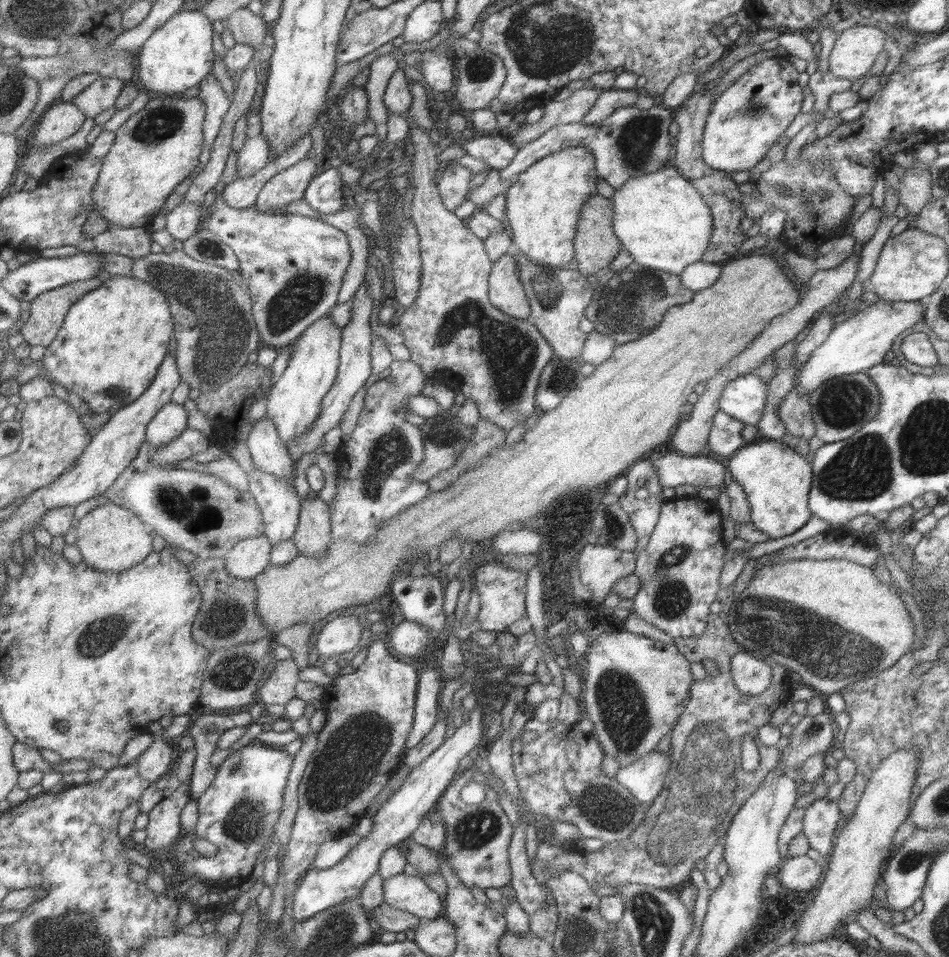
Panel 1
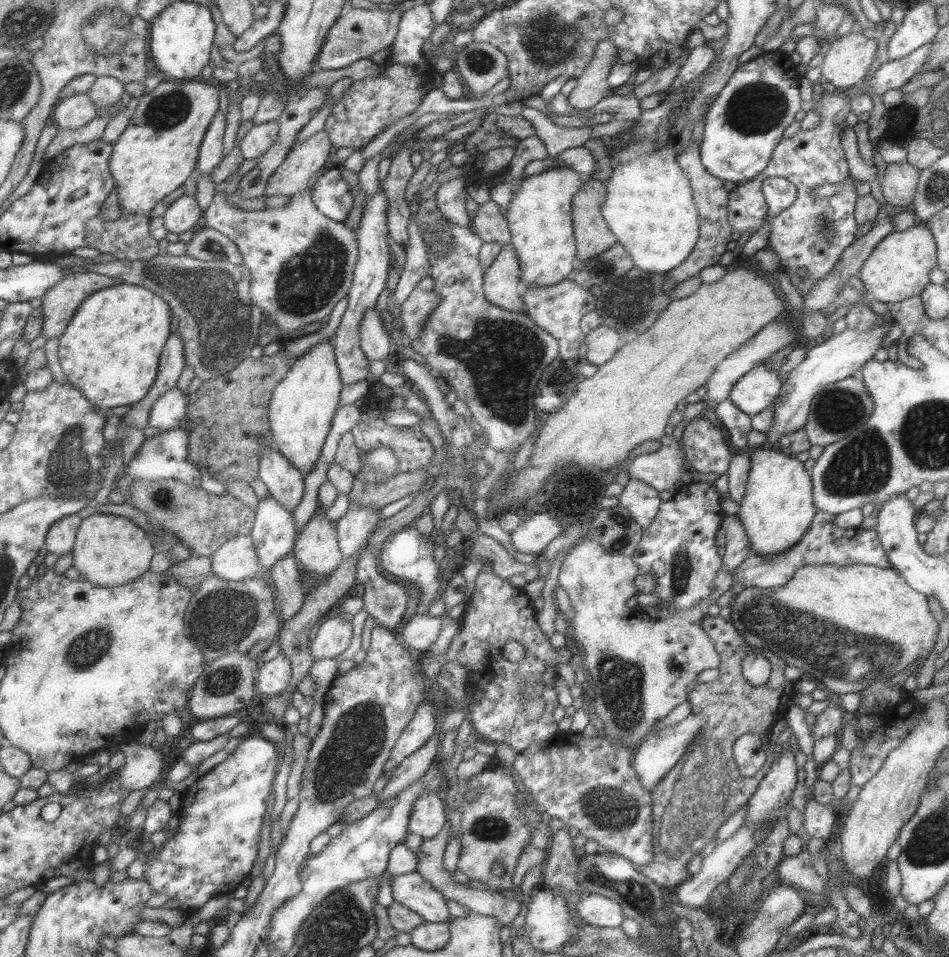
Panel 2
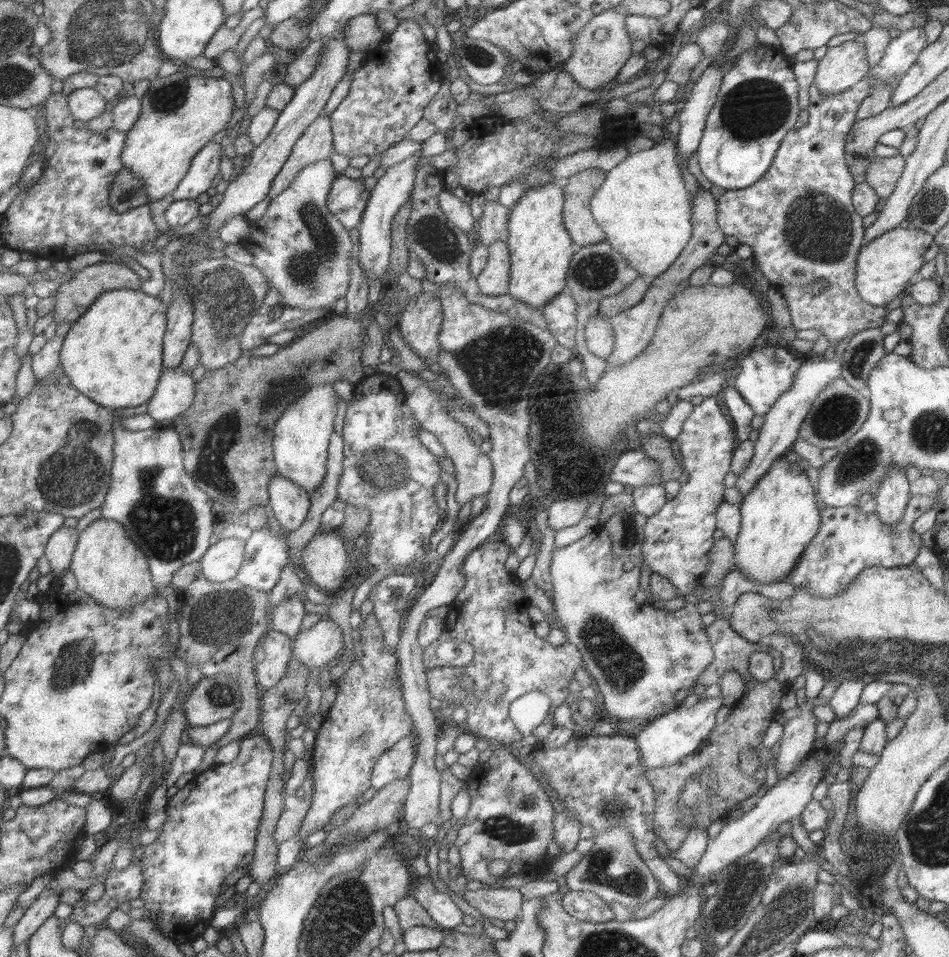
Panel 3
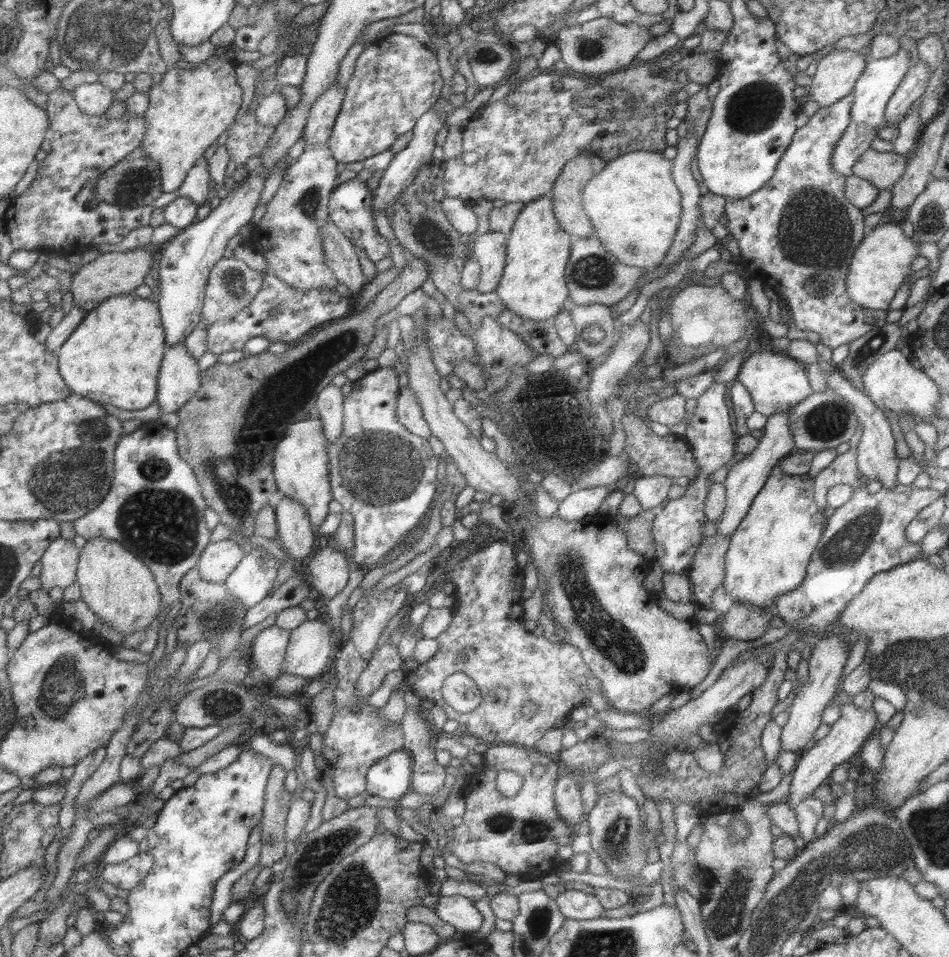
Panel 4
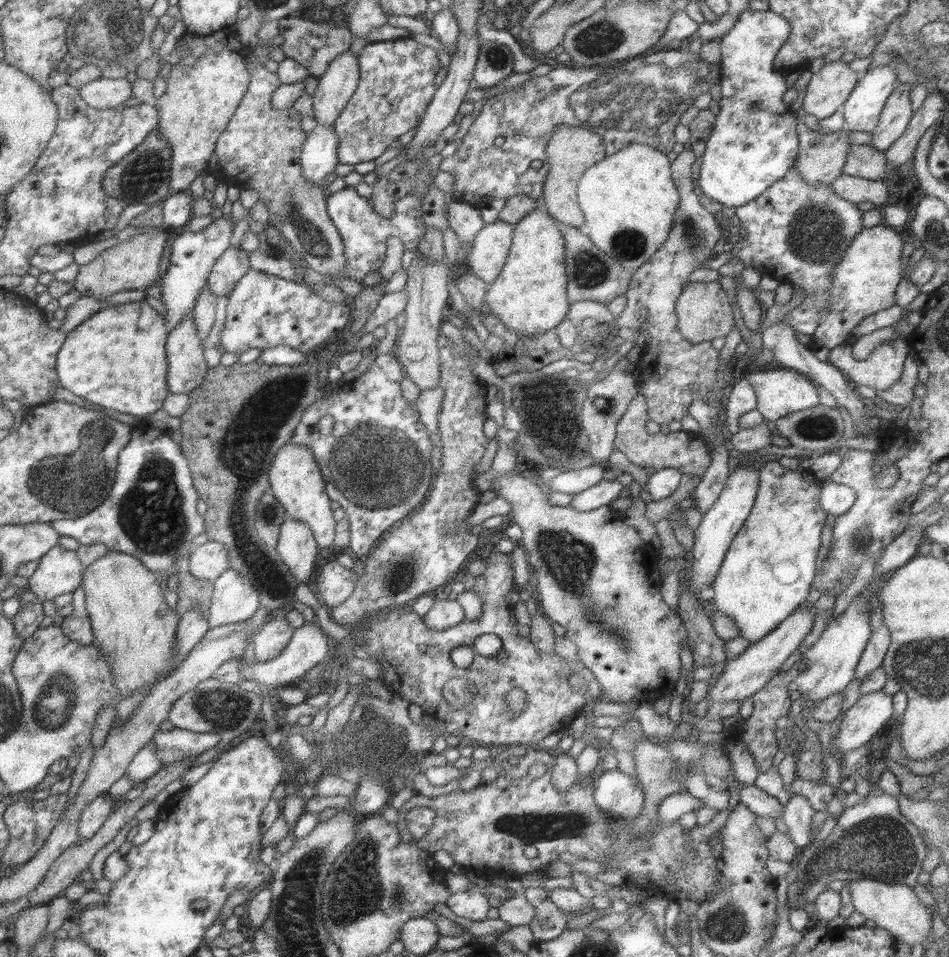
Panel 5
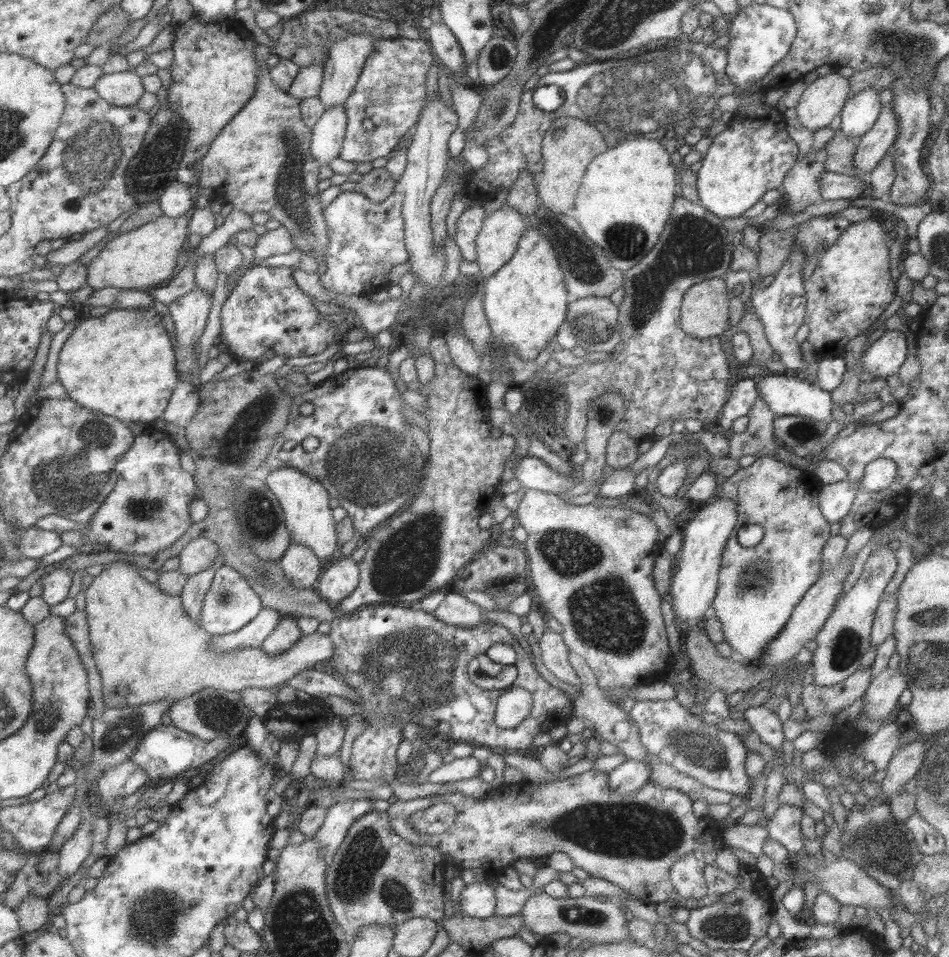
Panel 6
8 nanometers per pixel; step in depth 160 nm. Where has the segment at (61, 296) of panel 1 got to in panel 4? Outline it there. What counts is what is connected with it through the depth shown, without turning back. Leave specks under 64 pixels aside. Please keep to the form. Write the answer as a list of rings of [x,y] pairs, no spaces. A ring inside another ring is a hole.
[[[148,246],[134,248],[131,251],[103,253],[73,274],[71,284],[73,305],[92,311],[112,296],[135,292],[139,286],[145,284],[145,276],[151,272],[153,262],[155,260],[153,260],[153,254]]]

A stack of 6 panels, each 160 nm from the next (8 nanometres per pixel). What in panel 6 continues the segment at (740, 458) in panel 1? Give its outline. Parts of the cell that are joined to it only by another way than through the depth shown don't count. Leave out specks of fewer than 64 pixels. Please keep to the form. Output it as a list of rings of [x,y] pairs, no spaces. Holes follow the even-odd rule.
[[[761,456],[747,468],[739,468],[733,475],[722,478],[715,497],[738,502],[735,527],[725,541],[721,553],[716,593],[710,612],[721,623],[724,640],[732,650],[748,658],[752,664],[762,655],[768,642],[781,630],[790,617],[793,607],[821,575],[821,547],[829,538],[829,524],[821,516],[818,505],[818,492],[822,483],[811,472],[780,462],[775,457]],[[748,524],[761,525],[762,540],[752,546],[743,547],[736,540],[737,530]]]

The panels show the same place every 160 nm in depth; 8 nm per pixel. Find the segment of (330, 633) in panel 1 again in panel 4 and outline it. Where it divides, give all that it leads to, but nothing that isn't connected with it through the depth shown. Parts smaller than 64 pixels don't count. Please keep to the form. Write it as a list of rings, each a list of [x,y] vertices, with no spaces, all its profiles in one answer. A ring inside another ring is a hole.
[[[305,619],[290,631],[283,674],[293,674],[305,679],[315,678],[325,666],[330,665],[334,646],[329,641],[329,628],[324,622]]]

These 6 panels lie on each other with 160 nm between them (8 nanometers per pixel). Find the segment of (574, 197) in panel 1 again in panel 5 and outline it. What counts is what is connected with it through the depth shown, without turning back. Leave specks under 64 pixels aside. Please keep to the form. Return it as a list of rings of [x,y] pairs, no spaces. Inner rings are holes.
[[[535,208],[513,225],[506,261],[489,286],[485,307],[514,333],[532,337],[566,318],[570,304],[566,299],[564,232],[548,213]]]

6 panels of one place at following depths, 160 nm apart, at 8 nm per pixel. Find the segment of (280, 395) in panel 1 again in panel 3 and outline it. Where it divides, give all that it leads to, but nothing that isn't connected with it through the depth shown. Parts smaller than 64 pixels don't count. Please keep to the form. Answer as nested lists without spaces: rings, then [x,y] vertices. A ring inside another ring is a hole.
[[[331,383],[313,386],[305,390],[305,394],[301,394],[295,404],[285,410],[285,416],[281,416],[281,420],[277,422],[274,451],[278,475],[291,479],[308,494],[319,486],[327,472],[327,446],[333,433],[337,396]]]

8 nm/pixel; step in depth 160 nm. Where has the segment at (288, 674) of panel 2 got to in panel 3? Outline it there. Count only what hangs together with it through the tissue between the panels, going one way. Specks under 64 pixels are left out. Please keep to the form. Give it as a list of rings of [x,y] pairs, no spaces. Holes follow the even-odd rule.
[[[271,629],[263,640],[265,659],[257,664],[257,681],[263,689],[281,683],[287,673],[288,663],[293,659],[291,639],[285,633]]]

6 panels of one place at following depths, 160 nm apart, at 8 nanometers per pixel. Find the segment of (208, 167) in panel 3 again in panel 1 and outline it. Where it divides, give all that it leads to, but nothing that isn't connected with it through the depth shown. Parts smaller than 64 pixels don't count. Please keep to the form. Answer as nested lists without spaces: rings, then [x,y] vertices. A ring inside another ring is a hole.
[[[213,73],[207,74],[207,78],[203,82],[199,82],[196,97],[207,105],[206,121],[203,124],[203,136],[205,136],[205,145],[211,145],[213,148],[232,101],[227,98],[227,92],[223,90],[221,82],[215,78]]]

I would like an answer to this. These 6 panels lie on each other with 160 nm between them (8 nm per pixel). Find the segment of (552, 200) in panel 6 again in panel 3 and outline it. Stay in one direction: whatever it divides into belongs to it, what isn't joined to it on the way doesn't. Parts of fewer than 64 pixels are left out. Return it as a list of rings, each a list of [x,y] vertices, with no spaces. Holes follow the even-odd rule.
[[[586,168],[570,176],[567,185],[562,188],[563,226],[577,248],[595,244],[605,238],[605,233],[589,210],[591,197],[601,187],[605,175],[606,171],[600,168]]]

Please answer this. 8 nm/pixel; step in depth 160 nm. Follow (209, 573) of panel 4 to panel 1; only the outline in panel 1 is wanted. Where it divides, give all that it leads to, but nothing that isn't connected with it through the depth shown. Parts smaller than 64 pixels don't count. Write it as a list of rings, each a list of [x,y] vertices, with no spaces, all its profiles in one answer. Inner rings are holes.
[[[267,536],[249,538],[226,556],[226,568],[233,576],[254,579],[272,564],[273,544]]]

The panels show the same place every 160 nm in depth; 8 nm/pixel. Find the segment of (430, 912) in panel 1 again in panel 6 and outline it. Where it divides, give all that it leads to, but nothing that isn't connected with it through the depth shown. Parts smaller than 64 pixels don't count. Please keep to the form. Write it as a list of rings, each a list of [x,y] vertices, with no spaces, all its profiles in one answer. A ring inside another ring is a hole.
[[[485,876],[479,883],[464,886],[459,894],[459,907],[463,915],[477,919],[494,915],[496,900],[488,879],[488,876]]]

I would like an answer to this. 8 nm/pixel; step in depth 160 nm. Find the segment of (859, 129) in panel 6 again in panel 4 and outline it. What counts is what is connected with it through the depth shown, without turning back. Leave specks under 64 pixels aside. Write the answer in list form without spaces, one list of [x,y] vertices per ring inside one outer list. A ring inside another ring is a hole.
[[[899,48],[895,54],[891,54],[891,56],[887,56],[887,58],[869,59],[851,92],[853,93],[854,99],[853,104],[850,105],[850,117],[856,123],[865,123],[875,127],[878,132],[877,136],[881,138],[881,140],[893,142],[898,135],[895,134],[895,132],[885,132],[885,130],[889,130],[889,128],[886,128],[882,124],[884,120],[884,108],[910,65],[909,56],[907,56],[907,50],[905,50],[905,48]]]

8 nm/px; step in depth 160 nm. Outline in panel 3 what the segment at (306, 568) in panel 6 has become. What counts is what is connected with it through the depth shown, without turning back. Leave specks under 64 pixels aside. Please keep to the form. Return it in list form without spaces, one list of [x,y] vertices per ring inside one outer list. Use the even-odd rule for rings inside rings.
[[[275,476],[271,479],[270,505],[284,531],[296,530],[304,522],[310,505],[308,492],[291,479]]]

